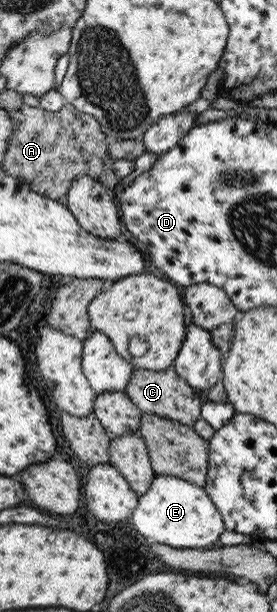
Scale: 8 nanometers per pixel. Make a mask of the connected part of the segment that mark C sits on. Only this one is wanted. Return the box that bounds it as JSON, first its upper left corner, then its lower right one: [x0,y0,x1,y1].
[124,367,201,426]

